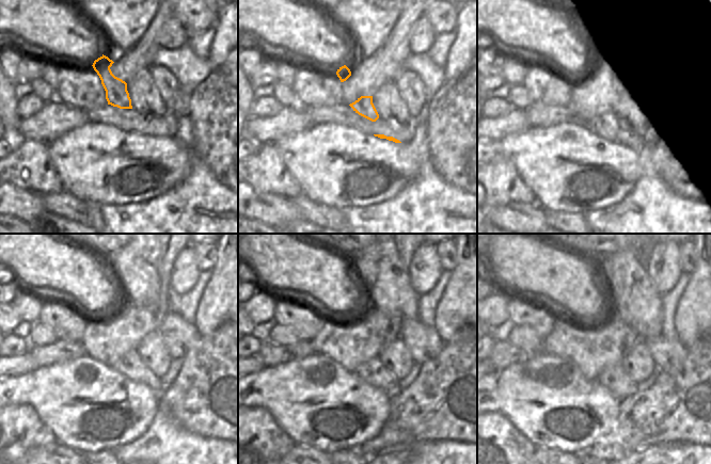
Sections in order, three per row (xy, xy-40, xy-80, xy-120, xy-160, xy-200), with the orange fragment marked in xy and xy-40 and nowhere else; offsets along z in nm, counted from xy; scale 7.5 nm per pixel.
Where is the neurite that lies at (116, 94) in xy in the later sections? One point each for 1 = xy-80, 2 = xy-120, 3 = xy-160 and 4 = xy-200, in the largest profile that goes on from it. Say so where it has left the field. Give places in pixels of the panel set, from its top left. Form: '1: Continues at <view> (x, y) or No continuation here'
1: Continues at xy-80 (607, 126)
2: Continues at xy-120 (130, 365)
3: Continues at xy-160 (373, 371)
4: Continues at xy-200 (614, 378)

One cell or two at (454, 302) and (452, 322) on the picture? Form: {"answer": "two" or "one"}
{"answer": "one"}

